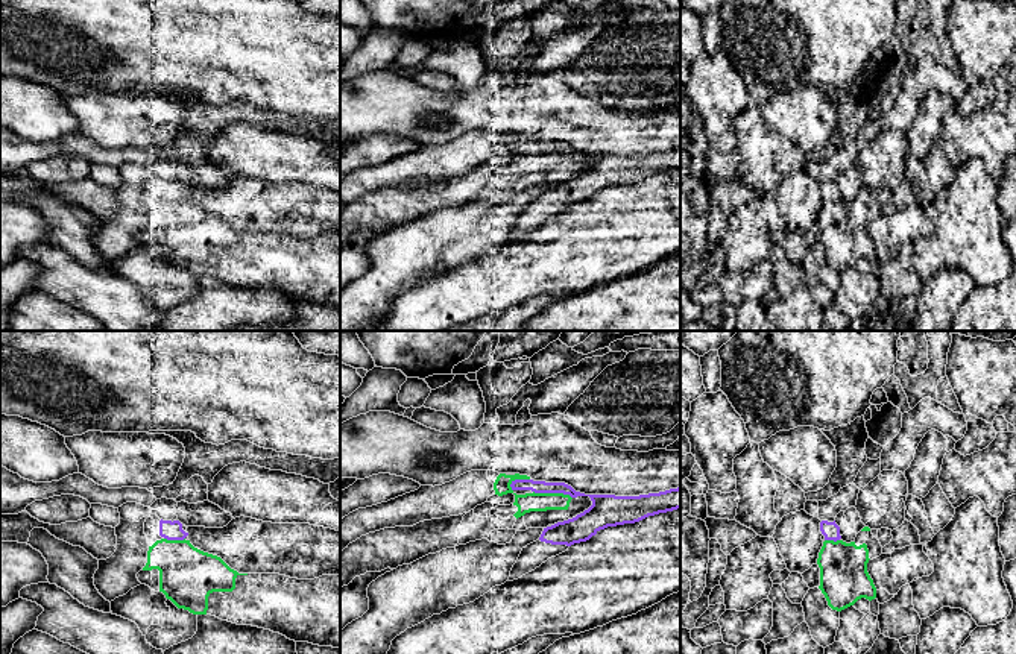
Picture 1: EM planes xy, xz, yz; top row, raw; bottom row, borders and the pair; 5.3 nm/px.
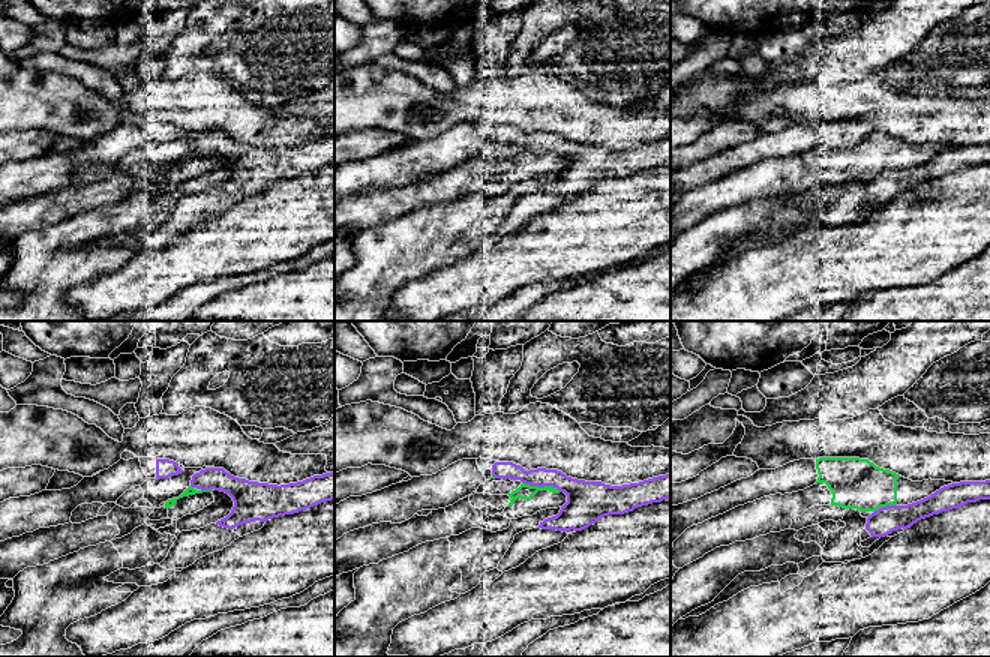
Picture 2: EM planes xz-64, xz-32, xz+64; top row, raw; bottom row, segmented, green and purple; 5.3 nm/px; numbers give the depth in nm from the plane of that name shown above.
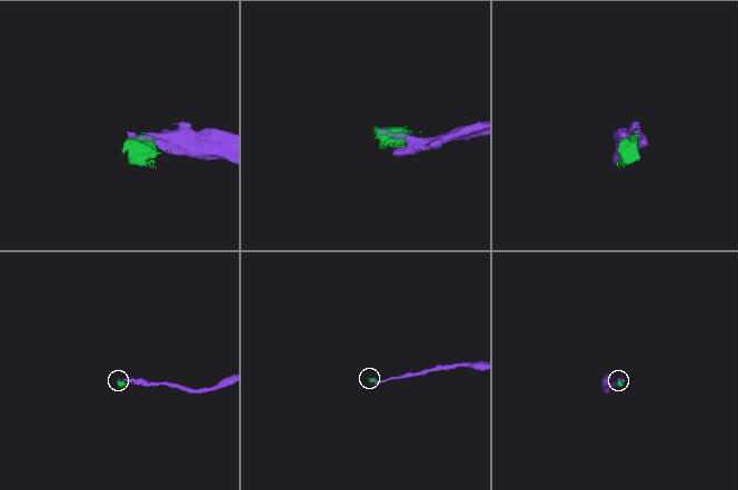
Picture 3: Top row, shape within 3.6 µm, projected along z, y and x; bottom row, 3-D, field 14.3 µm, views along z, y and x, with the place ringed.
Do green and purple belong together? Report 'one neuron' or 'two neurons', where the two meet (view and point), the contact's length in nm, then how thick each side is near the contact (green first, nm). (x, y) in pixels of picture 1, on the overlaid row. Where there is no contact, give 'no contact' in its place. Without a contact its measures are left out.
two neurons | xz (553, 493) | 220 nm | 100/140 nm

